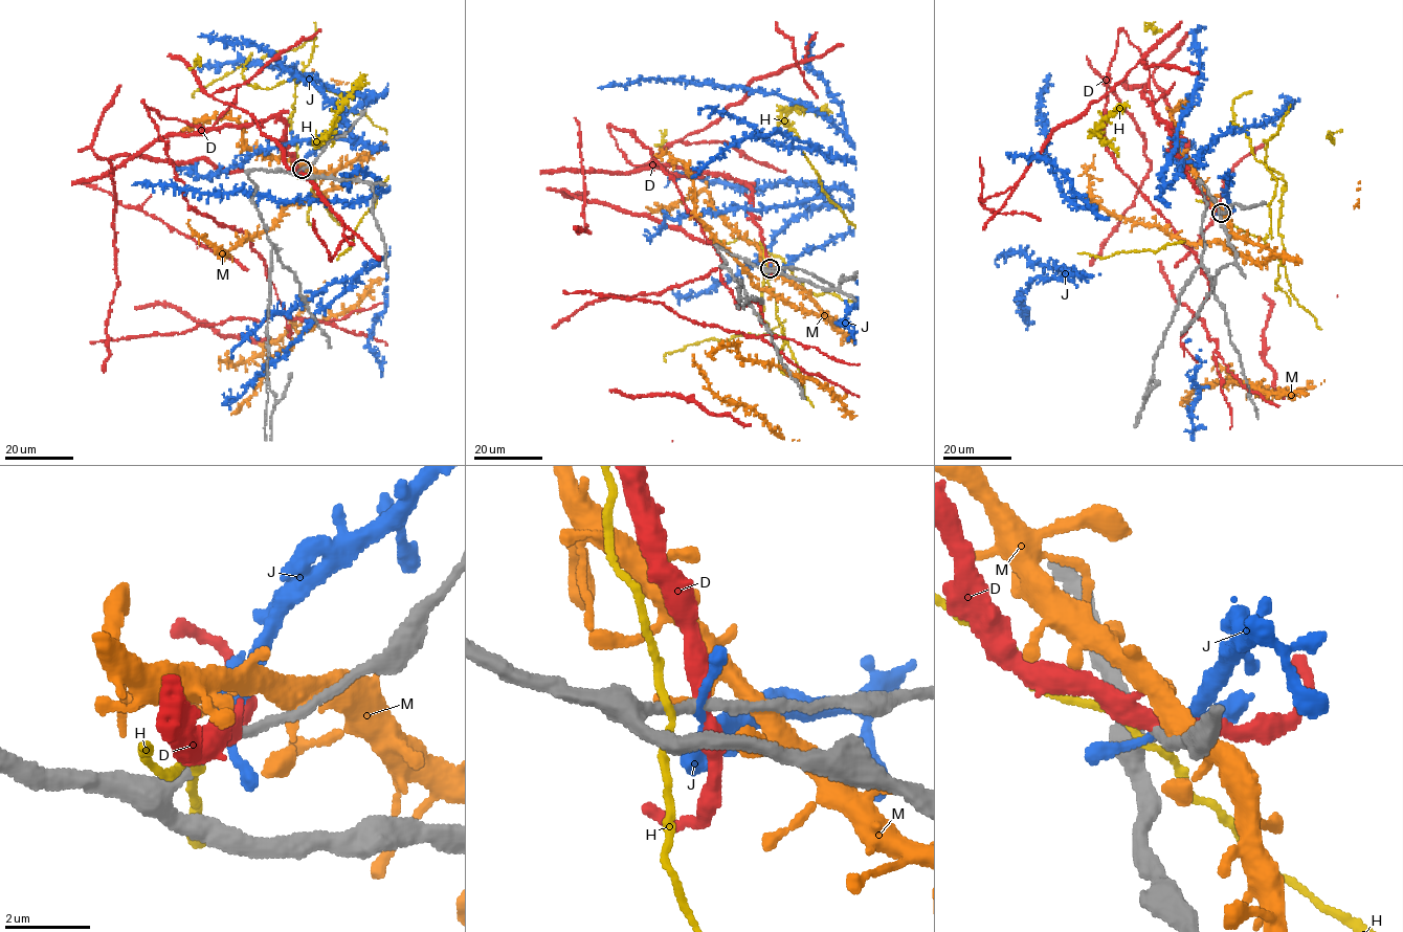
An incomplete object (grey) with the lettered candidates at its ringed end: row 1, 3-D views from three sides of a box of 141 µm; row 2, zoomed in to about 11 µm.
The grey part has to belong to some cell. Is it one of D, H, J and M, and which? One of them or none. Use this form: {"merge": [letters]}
{"merge": ["D"]}

